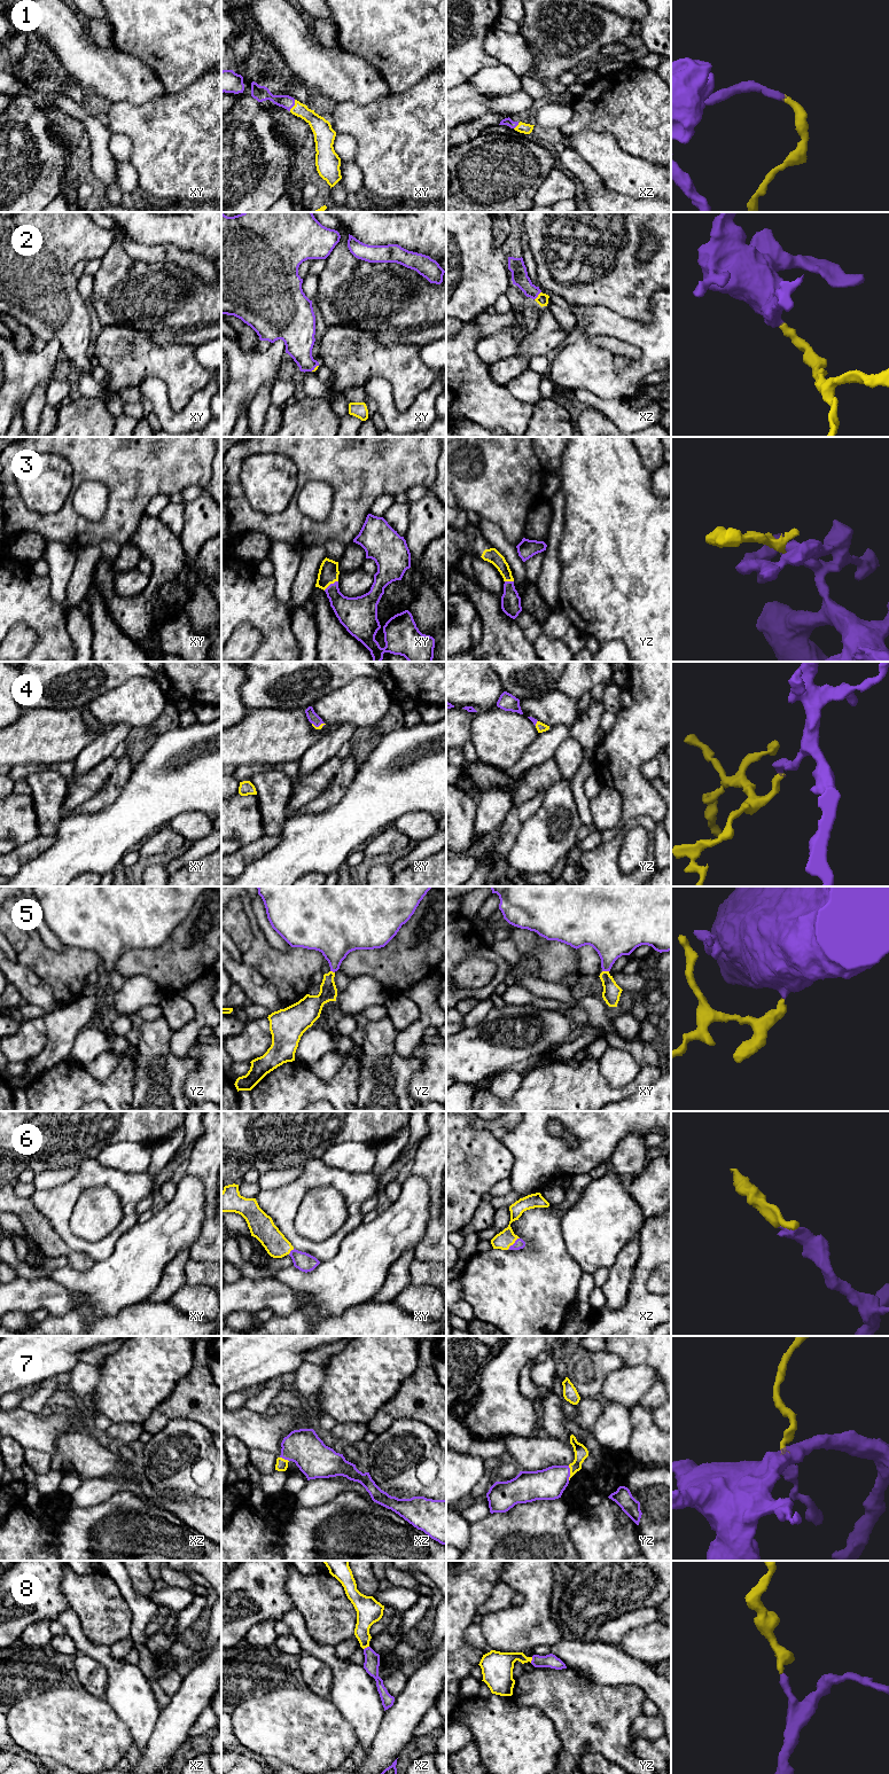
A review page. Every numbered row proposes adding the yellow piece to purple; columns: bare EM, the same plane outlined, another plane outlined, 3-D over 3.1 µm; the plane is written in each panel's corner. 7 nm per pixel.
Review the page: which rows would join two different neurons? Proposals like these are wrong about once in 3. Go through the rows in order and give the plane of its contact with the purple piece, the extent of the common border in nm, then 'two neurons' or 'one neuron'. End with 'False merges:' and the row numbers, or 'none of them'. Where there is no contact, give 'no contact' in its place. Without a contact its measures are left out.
1: contact in xy; length 90 nm; one neuron
2: contact in xz; length 80 nm; one neuron
3: contact in xy; length 120 nm; one neuron
4: contact in xy; length 90 nm; one neuron
5: contact in xy; length 50 nm; one neuron
6: contact in xz; length 120 nm; one neuron
7: contact in yz; length 100 nm; one neuron
8: contact in xz; length 50 nm; one neuron
False merges: none of them

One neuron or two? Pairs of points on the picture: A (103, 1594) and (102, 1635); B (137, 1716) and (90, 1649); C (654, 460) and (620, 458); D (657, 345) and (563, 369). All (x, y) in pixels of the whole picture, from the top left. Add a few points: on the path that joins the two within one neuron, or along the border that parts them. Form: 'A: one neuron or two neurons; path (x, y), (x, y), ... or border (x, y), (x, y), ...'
A: one neuron; path (102, 1604), (102, 1625)
B: one neuron; path (132, 1697), (126, 1683), (108, 1662)
C: two neurons; border (636, 448), (644, 466), (650, 473)
D: one neuron; path (638, 369), (629, 378), (602, 378), (589, 369)

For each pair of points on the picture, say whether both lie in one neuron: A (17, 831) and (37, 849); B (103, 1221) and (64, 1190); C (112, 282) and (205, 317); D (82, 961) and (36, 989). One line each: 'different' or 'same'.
A: different
B: different
C: same
D: different

